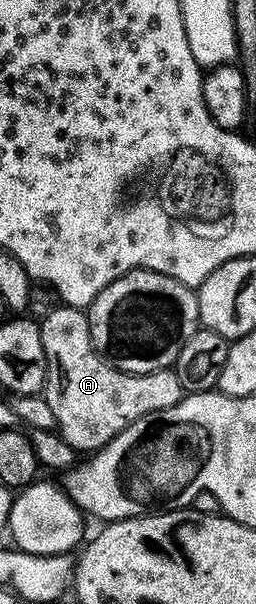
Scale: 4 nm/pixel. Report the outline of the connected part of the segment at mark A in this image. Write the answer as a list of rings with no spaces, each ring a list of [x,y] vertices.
[[[63,304],[56,308],[39,321],[46,359],[43,396],[51,407],[56,432],[73,449],[102,449],[135,419],[175,407],[181,401],[183,390],[172,368],[157,367],[152,371],[115,368],[93,345],[88,312]]]

